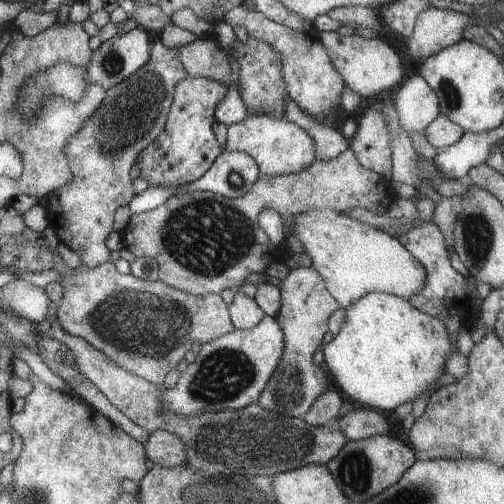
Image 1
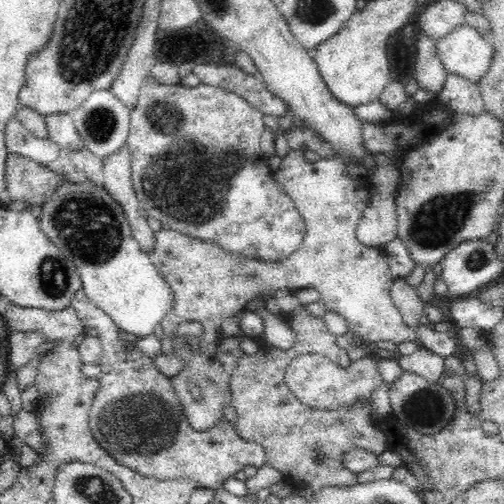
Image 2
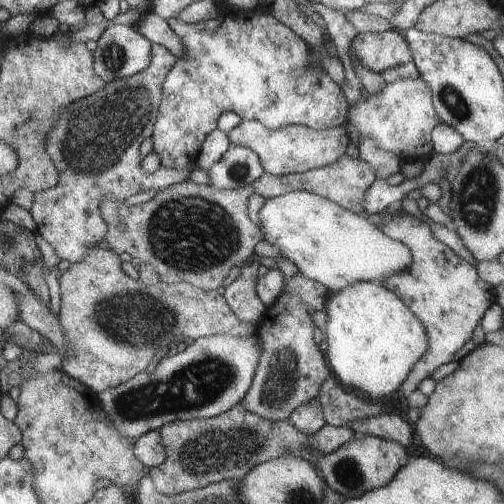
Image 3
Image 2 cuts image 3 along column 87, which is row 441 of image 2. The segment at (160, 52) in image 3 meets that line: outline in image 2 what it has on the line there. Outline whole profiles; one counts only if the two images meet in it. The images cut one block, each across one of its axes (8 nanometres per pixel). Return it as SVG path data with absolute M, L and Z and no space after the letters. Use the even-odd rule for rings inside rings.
M84 290L72 298L70 308L78 312L84 328L92 330L104 348L100 362L102 374L98 378L100 390L96 390L90 410L90 430L108 456L146 478L188 478L190 482L196 482L198 488L214 492L224 488L228 478L240 476L244 468L254 466L260 470L266 466L266 448L258 442L244 440L226 420L216 422L216 426L204 432L192 430L176 388L172 388L172 378L166 378L154 368L154 358L136 352L128 342L118 340L120 330L116 322L100 310Z

